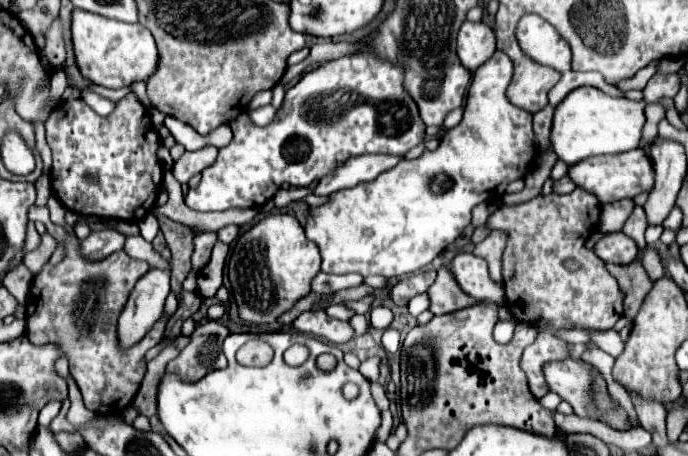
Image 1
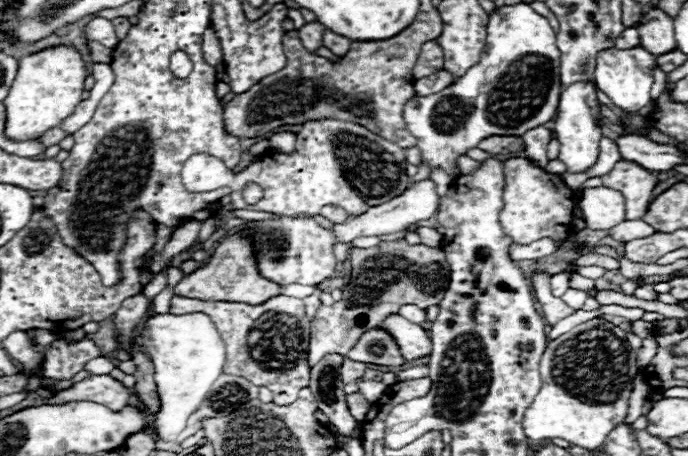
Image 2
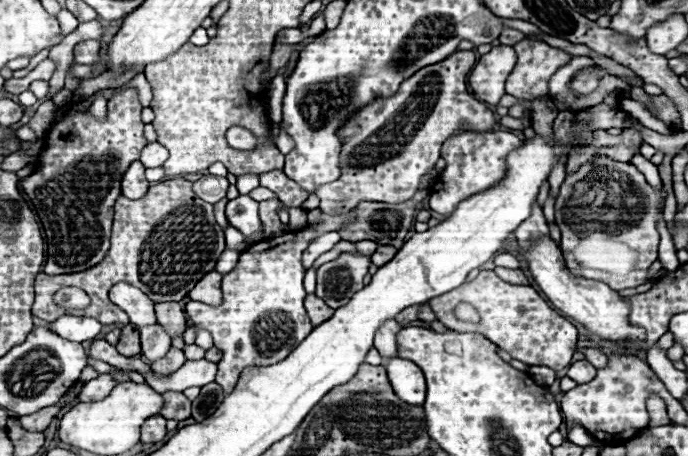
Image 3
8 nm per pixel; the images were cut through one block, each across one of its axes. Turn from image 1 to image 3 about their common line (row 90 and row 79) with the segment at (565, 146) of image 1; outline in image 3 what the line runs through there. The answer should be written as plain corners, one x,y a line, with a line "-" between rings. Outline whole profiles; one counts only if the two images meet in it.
594,66
590,70
580,70
576,76
574,76
574,84
570,82
570,90
574,90
576,94
590,94
598,88
598,82
602,80
602,76
606,76
608,72
600,66

